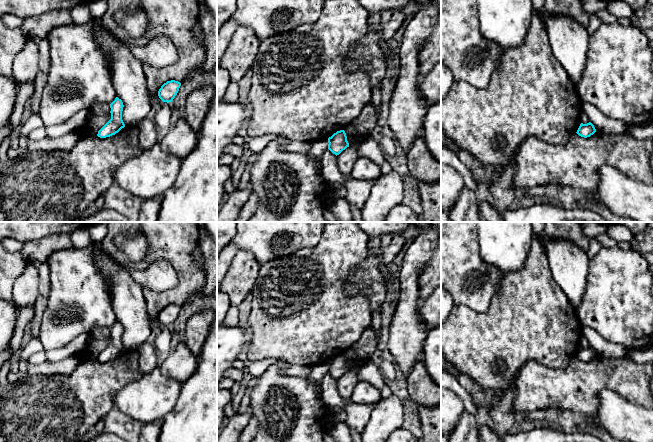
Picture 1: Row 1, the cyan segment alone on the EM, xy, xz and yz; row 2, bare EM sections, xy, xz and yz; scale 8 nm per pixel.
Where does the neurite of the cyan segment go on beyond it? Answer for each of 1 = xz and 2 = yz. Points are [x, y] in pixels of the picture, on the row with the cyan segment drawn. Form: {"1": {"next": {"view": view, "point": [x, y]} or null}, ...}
{"1": {"next": null}, "2": {"next": null}}

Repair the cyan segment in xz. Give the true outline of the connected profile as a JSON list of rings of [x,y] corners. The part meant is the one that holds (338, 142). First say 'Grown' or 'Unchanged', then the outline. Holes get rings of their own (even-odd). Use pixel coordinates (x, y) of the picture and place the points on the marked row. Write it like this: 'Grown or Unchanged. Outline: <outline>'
Unchanged. Outline: [[[344,130],[337,131],[331,137],[329,137],[328,143],[328,149],[336,156],[349,147],[347,136]]]

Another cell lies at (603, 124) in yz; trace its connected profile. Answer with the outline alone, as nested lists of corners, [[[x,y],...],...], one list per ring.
[[[584,104],[582,111],[588,116],[597,132],[611,134],[622,134],[626,132],[626,124],[622,120],[606,117],[598,108],[591,104]]]

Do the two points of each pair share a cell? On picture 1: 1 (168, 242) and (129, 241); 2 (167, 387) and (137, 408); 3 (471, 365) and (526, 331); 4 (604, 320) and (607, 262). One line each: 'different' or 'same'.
1: different
2: same
3: same
4: same

